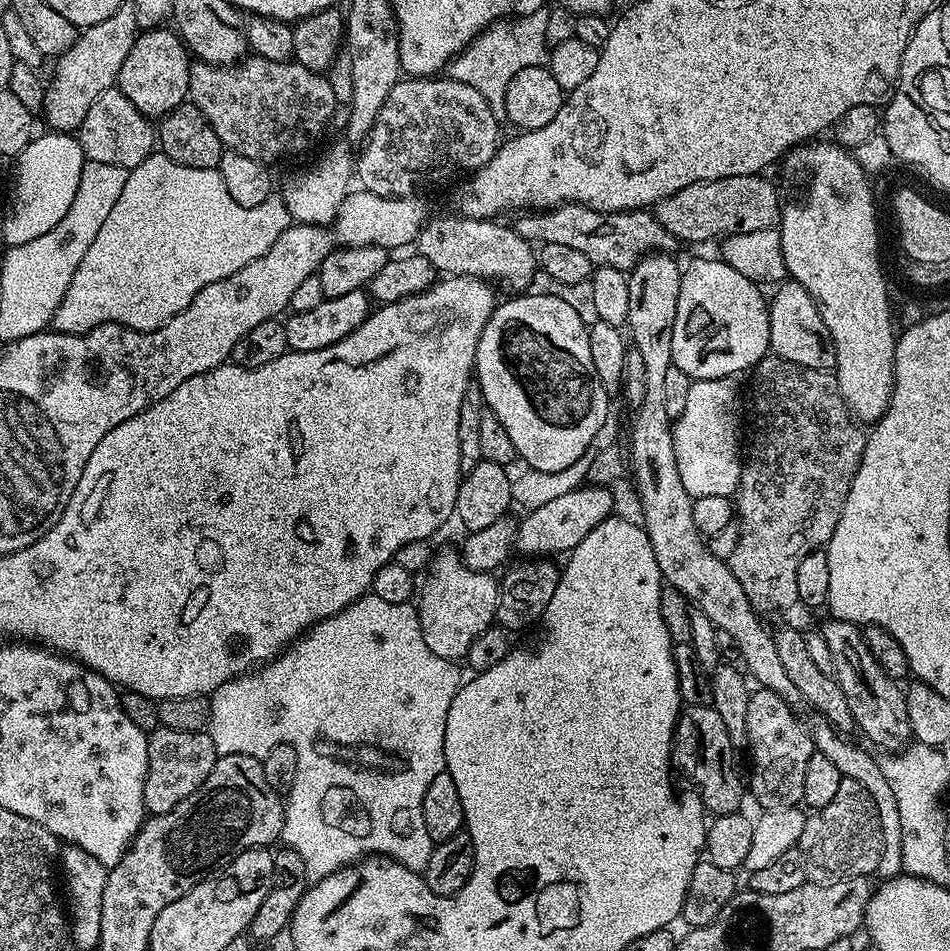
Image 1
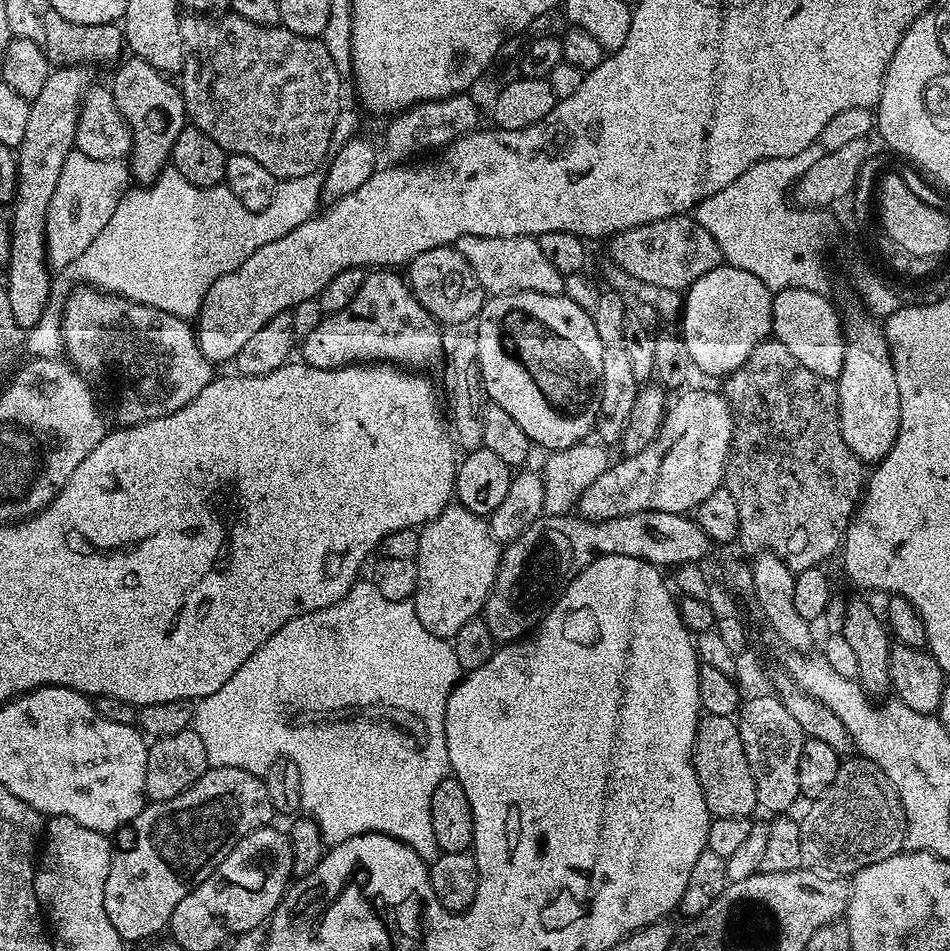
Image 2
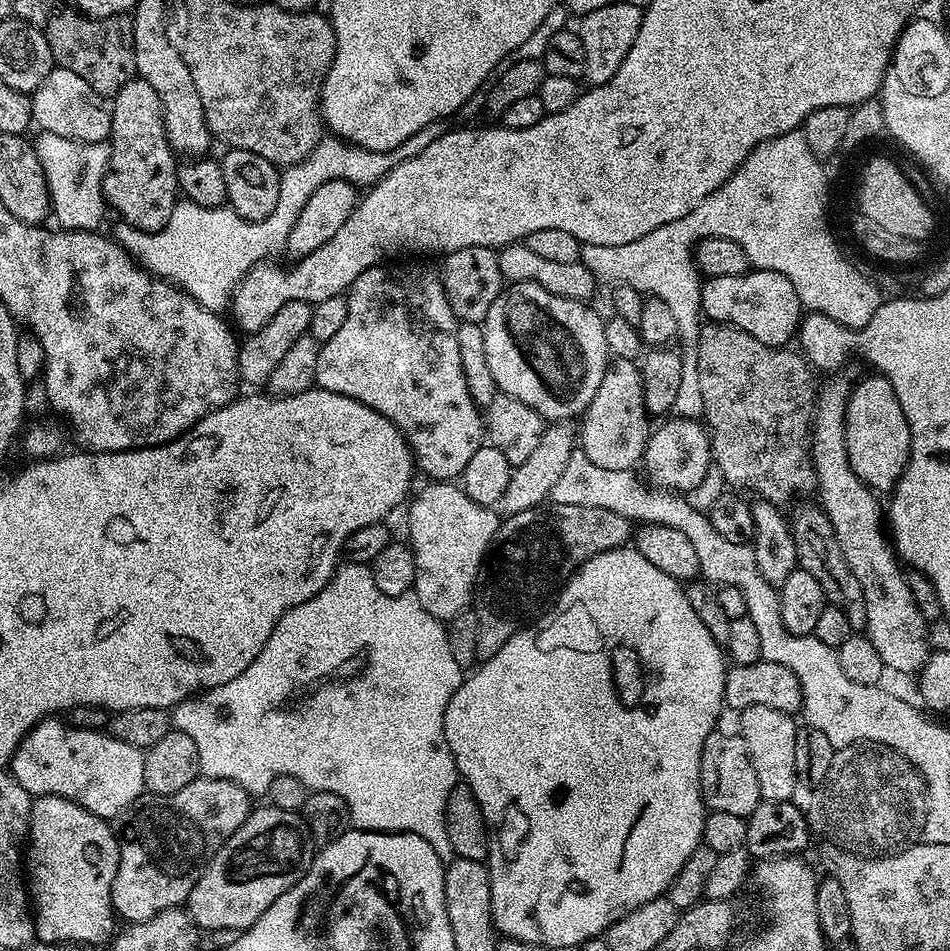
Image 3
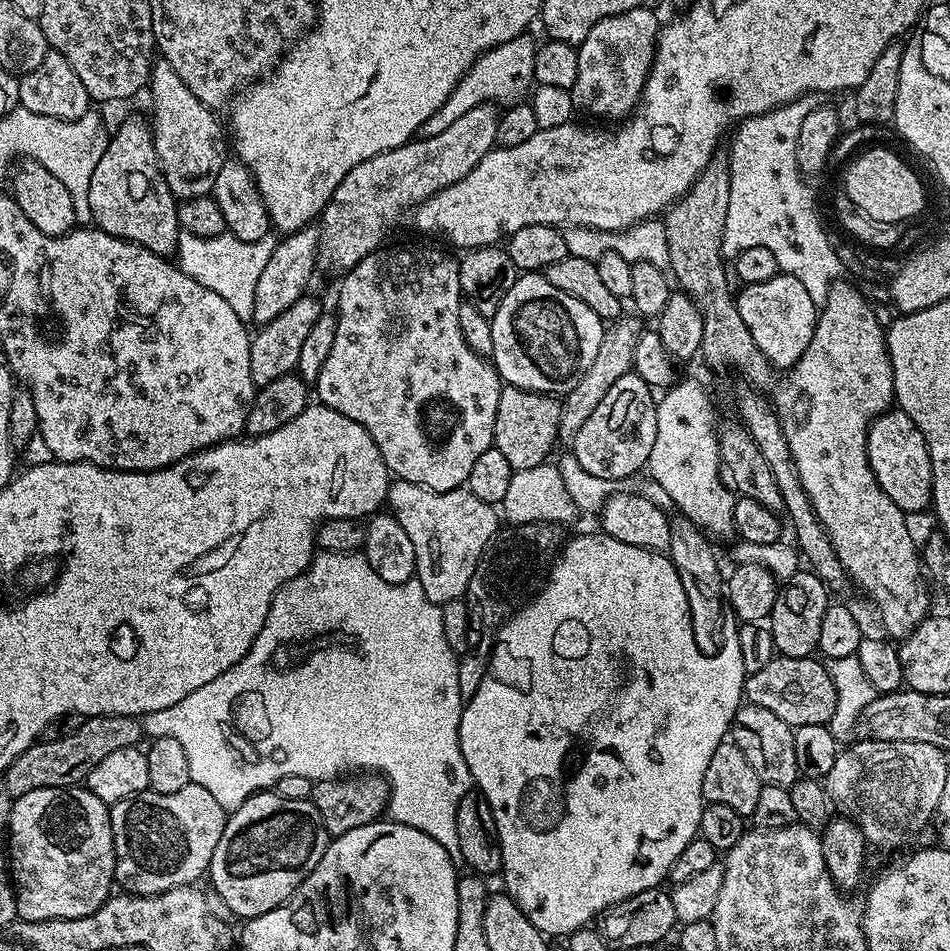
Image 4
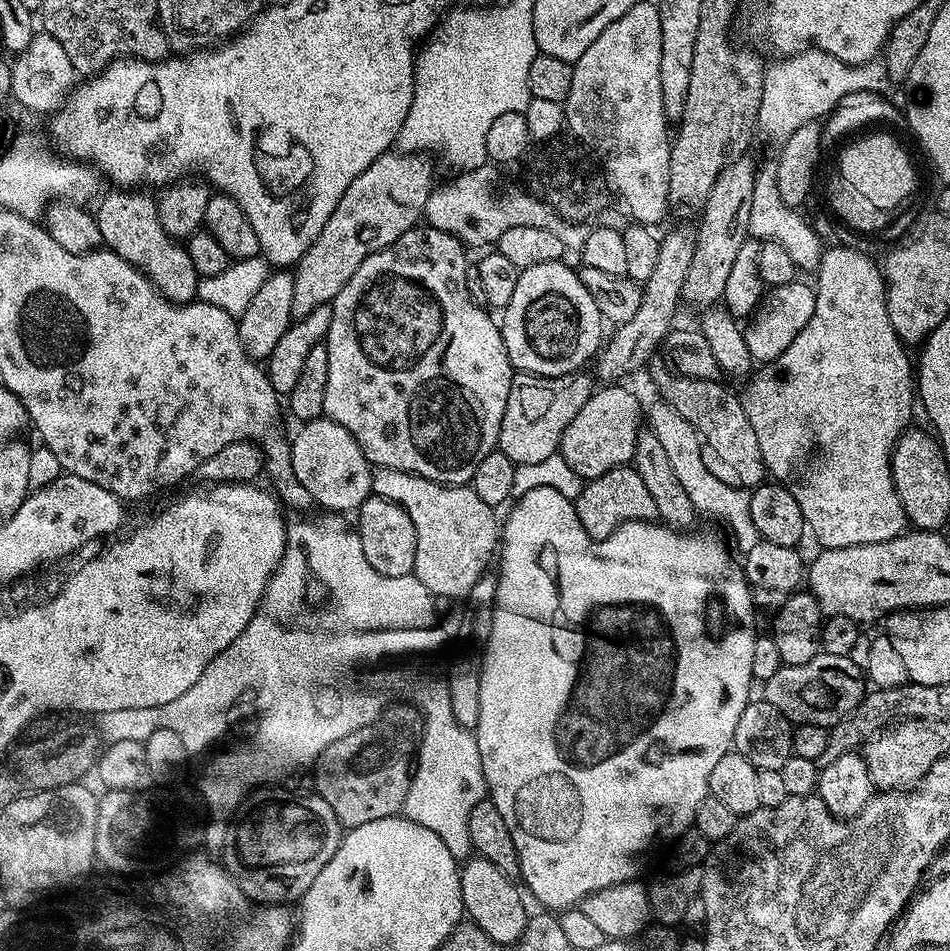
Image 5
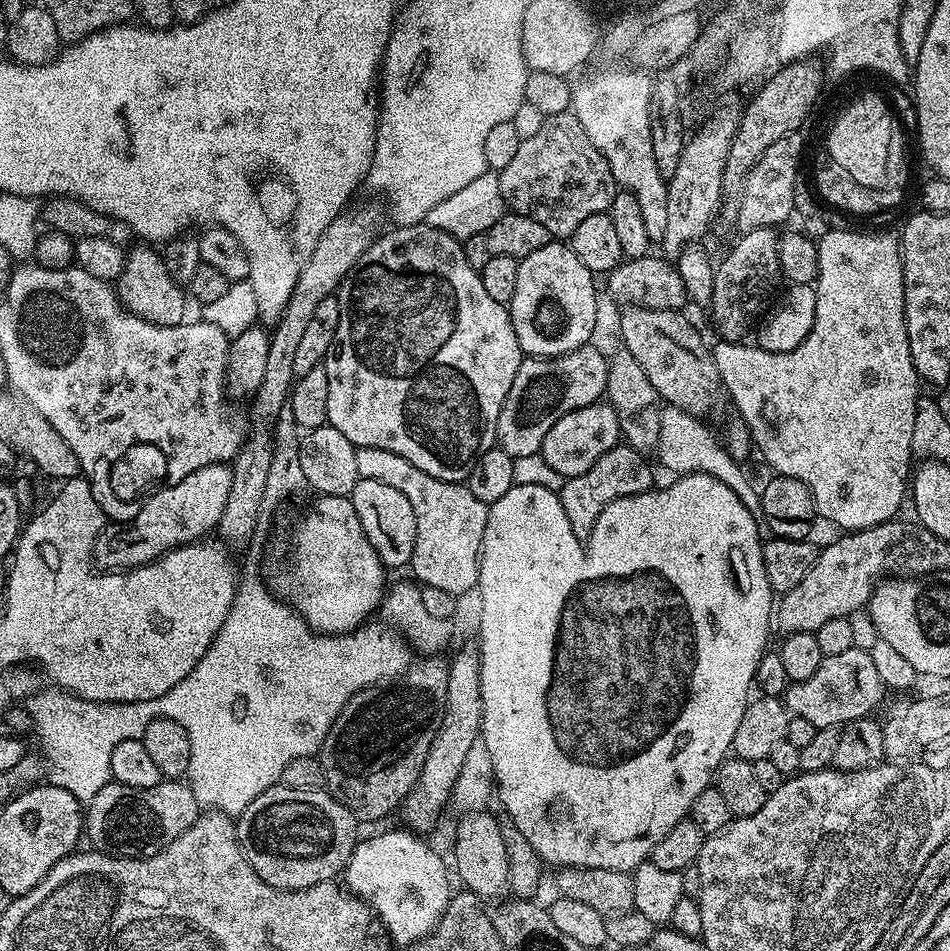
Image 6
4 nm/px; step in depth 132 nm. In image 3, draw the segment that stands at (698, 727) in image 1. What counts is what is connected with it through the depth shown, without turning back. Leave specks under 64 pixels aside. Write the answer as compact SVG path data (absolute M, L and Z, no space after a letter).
M717 730L706 738L700 759L700 793L705 809L747 818L760 805L758 774L754 774L744 737L732 732Z

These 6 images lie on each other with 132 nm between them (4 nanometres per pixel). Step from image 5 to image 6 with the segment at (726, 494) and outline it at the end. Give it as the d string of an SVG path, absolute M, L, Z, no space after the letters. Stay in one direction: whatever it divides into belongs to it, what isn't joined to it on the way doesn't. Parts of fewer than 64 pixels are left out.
M667 406L661 407L658 446L655 455L660 456L661 462L670 471L676 472L672 474L677 477L701 472L718 478L718 482L726 482L726 486L730 486L730 490L734 490L734 494L738 494L742 506L746 506L746 510L750 510L757 526L761 530L767 529L766 514L762 514L762 502L757 485L754 486L748 481L747 474L740 469L743 468L741 463L733 459L727 448L718 439L717 433L715 436L708 427L709 425L705 421L686 414L686 410L678 410Z

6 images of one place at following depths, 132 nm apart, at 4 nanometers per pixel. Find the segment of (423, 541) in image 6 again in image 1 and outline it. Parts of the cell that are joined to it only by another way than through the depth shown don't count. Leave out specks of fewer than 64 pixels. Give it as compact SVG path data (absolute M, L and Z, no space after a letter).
M440 550L433 555L424 578L424 589L418 592L422 638L426 638L426 646L430 646L438 658L463 661L470 650L470 642L474 642L482 630L493 627L500 597L497 577L490 572L470 570L459 551Z

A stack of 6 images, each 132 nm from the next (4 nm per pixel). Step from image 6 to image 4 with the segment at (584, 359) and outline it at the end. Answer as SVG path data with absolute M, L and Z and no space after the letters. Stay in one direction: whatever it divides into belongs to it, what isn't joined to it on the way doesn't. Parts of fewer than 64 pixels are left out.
M511 386L501 387L498 394L498 414L494 418L494 434L492 443L502 450L506 462L510 462L513 472L530 470L530 466L538 466L549 459L548 456L560 436L560 419L562 418L561 401L555 395L547 392L527 392Z

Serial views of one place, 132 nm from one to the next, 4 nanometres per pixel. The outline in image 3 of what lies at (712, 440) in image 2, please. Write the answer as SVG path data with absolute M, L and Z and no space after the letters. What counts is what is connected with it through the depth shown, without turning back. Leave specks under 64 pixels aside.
M668 418L648 437L642 468L648 471L649 485L675 494L687 494L704 481L710 471L712 445L705 425L696 418Z

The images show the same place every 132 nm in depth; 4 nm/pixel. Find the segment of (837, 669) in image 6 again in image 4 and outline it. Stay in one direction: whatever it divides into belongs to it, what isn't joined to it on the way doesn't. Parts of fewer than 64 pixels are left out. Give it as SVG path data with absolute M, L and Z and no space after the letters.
M773 656L770 662L766 662L766 666L762 666L762 670L747 673L744 694L747 703L757 704L773 714L778 714L778 718L782 718L782 722L786 722L793 729L798 726L827 724L836 705L836 691L828 669L812 656Z

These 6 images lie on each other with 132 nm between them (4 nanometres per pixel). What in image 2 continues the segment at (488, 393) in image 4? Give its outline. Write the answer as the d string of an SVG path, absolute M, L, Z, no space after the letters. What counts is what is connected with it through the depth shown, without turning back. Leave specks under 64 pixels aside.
M372 270L367 273L362 282L362 290L358 290L358 295L352 299L348 308L343 308L337 312L330 312L325 315L322 322L318 322L318 326L314 326L314 330L310 330L310 334L304 336L298 344L298 356L301 361L315 368L321 368L322 370L330 370L331 368L345 368L347 364L367 364L369 362L387 362L395 364L397 366L407 366L412 370L428 370L431 364L436 364L440 360L440 351L445 351L446 342L444 346L444 336L442 331L442 325L439 320L432 317L426 310L426 306L422 306L422 302L418 302L418 298L414 298L412 288L408 285L407 279L403 275L400 276L396 270Z

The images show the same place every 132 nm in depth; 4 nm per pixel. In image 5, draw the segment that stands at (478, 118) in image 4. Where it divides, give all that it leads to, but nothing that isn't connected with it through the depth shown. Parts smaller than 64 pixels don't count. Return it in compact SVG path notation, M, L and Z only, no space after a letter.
M389 150L370 162L346 186L346 194L342 194L338 206L334 206L334 214L322 226L322 234L314 238L314 246L294 265L293 317L305 316L318 306L331 304L367 256L390 246L406 230L421 223L426 198L430 198L434 187L432 164L428 160L431 159L419 152Z

